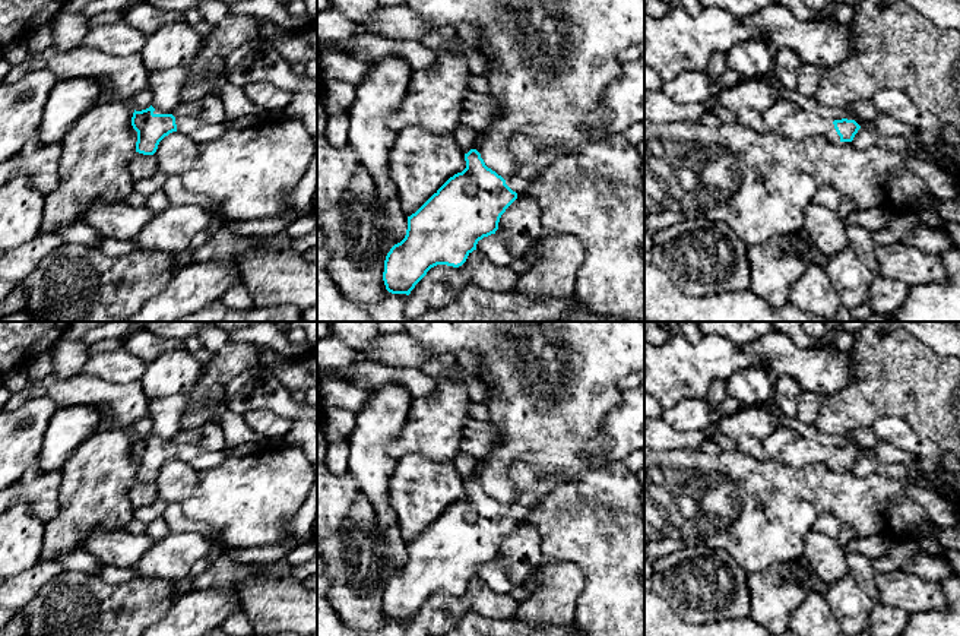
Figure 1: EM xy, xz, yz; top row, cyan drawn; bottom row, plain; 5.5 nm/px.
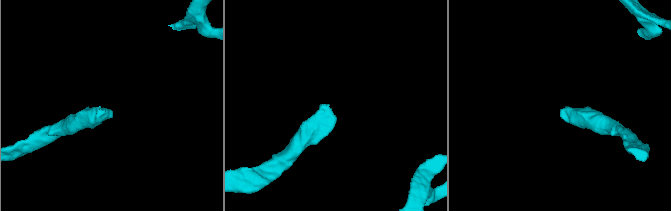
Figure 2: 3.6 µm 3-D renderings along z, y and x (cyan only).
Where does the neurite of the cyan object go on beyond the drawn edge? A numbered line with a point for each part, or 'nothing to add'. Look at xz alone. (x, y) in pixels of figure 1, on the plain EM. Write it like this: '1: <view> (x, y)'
1: xz (531, 487)

